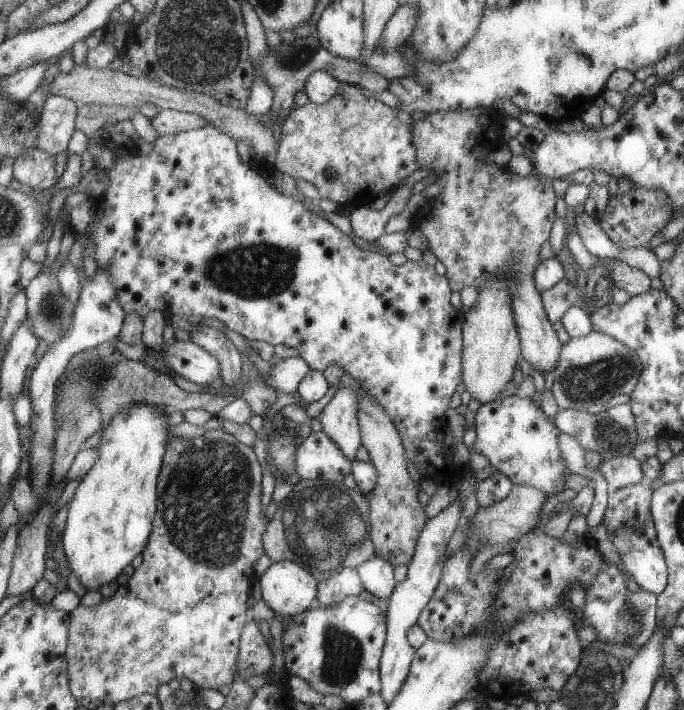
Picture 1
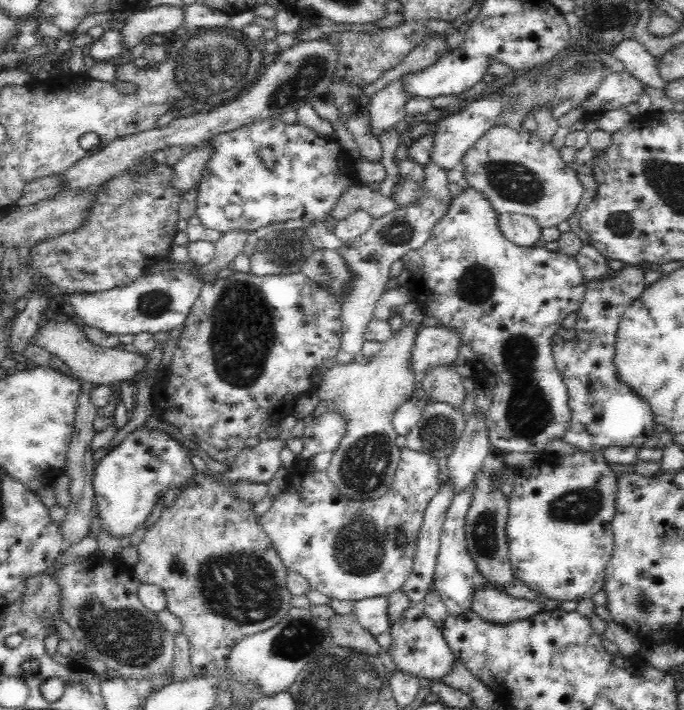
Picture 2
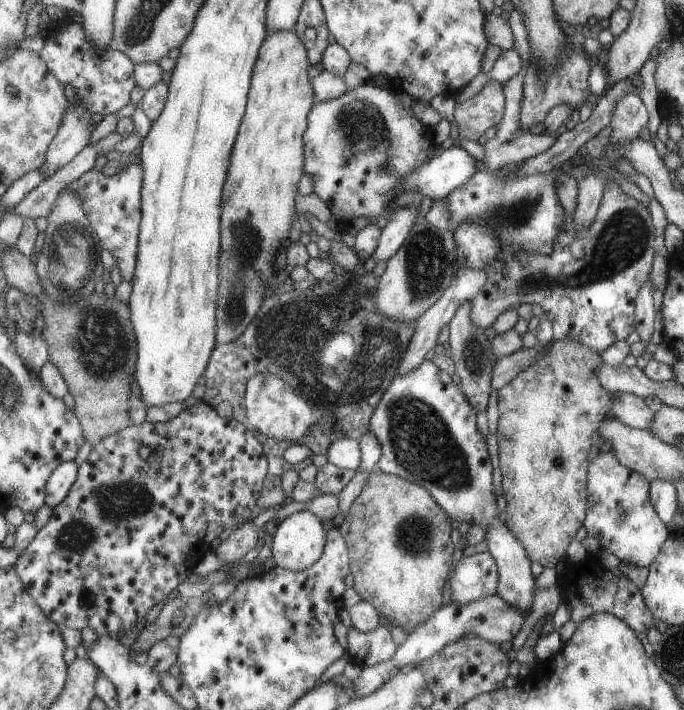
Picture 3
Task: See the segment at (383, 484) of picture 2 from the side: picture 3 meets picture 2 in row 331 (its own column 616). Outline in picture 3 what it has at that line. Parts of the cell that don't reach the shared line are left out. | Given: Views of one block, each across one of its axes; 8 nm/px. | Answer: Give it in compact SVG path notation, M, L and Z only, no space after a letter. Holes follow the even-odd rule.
M621 393L619 398L614 396L610 407L612 418L631 429L648 430L654 420L654 414L643 399L631 394Z

